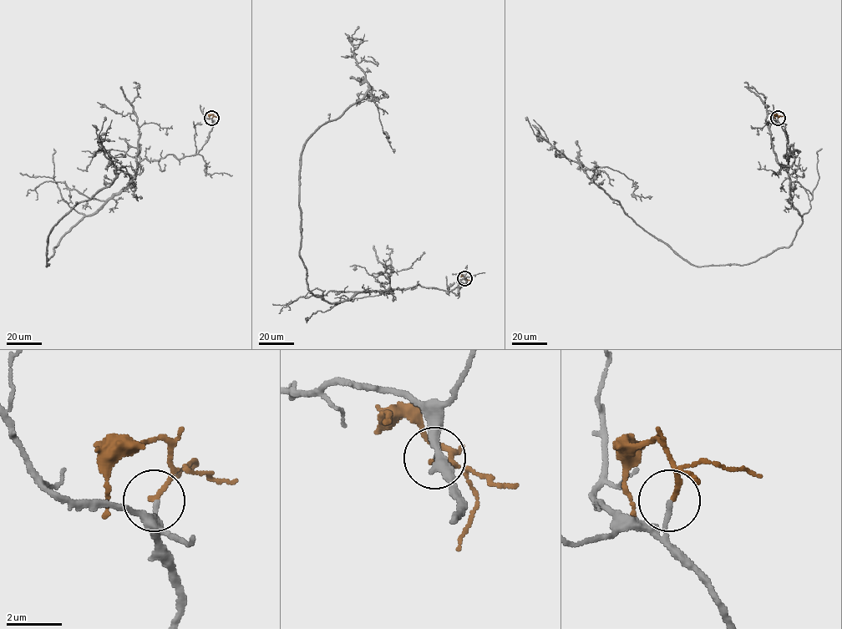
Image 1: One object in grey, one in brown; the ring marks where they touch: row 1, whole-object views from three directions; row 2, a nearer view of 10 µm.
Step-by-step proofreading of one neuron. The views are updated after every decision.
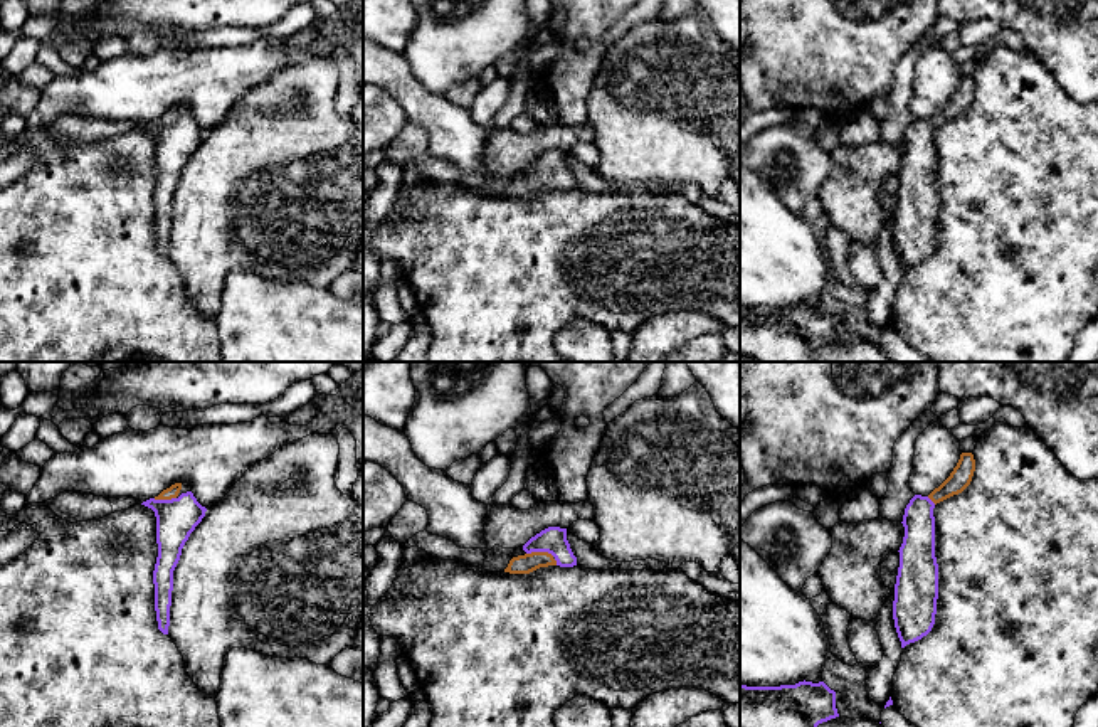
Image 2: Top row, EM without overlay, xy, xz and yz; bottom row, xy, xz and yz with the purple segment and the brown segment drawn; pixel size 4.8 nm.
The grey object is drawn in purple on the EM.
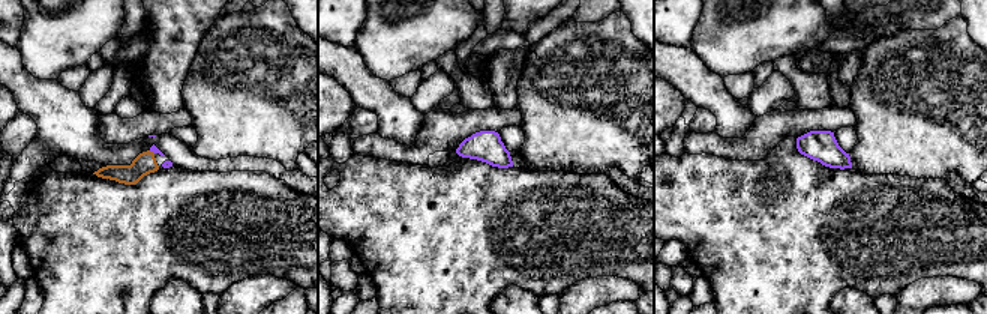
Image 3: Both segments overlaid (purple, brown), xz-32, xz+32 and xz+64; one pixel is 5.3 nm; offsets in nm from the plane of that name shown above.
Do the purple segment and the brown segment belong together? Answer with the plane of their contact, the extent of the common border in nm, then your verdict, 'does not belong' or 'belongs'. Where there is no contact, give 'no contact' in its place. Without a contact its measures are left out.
contact in xz; length 140 nm; belongs

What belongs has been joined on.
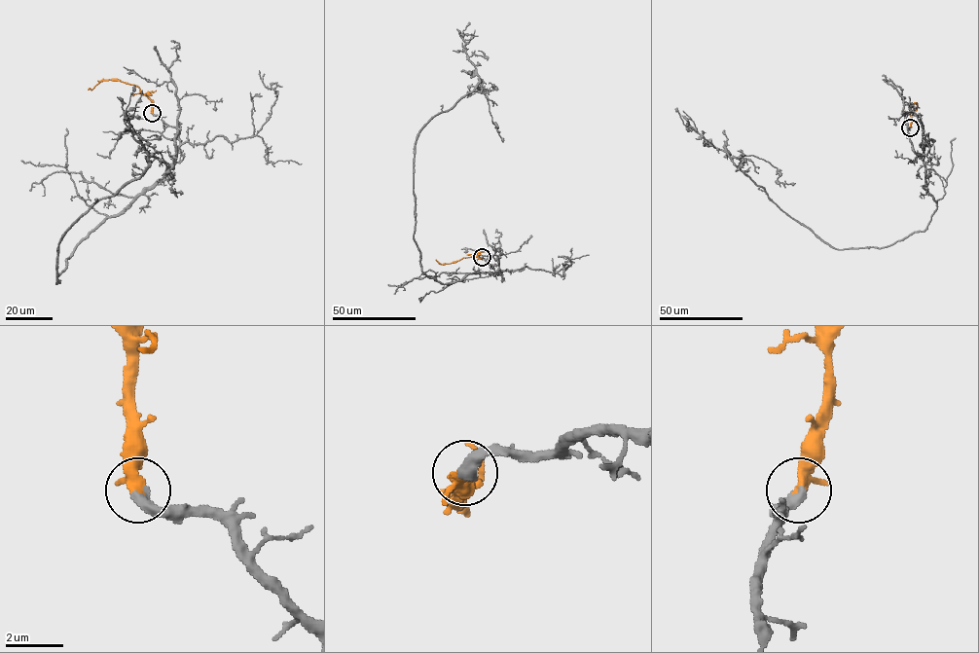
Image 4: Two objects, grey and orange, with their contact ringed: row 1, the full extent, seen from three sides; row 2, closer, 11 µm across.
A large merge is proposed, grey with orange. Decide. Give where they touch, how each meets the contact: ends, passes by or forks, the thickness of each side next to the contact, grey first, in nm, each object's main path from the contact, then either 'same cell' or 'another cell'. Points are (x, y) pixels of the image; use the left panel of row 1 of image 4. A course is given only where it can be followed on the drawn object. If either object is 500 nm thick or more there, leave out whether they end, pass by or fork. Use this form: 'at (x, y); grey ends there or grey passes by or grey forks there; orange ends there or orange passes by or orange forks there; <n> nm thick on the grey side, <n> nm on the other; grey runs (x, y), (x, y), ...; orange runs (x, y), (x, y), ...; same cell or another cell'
at (152, 113); grey ends there; orange passes by; 440 nm thick on the grey side, 320 nm on the other; grey runs (152, 114), (177, 129), (172, 167), (79, 244), (56, 283), (61, 236), (136, 179), (155, 153), (181, 192); orange runs (152, 114), (151, 101), (133, 85), (119, 80), (101, 80), (91, 90), (88, 90); same cell

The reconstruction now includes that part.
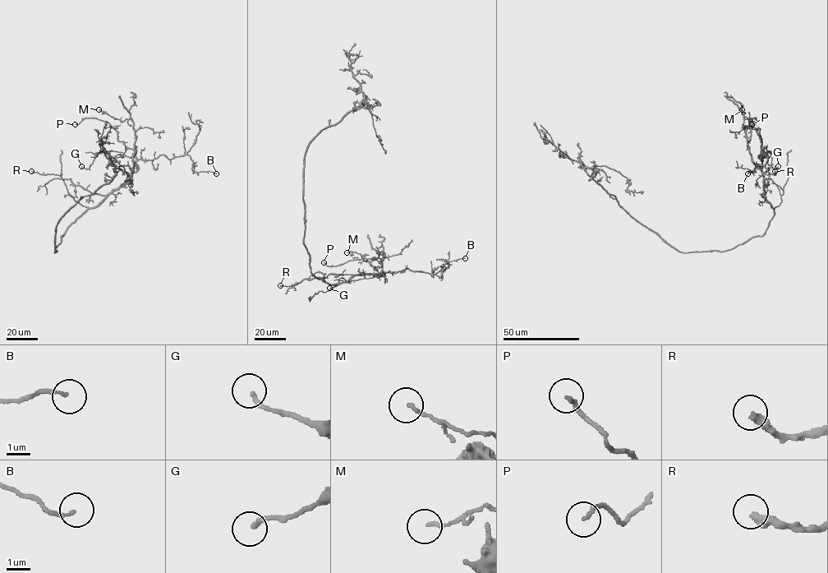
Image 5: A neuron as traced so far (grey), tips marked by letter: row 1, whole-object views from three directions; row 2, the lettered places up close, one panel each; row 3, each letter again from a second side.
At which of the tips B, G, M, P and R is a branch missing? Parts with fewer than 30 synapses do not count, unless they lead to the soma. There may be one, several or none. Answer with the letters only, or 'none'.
none

